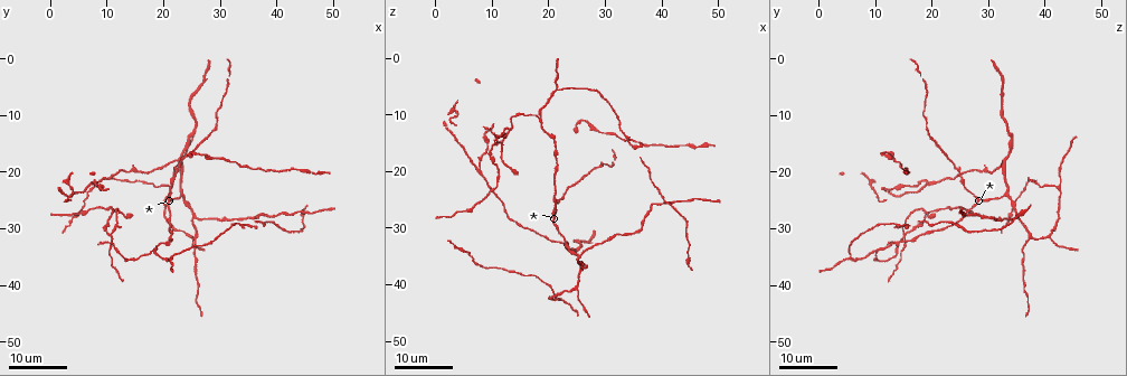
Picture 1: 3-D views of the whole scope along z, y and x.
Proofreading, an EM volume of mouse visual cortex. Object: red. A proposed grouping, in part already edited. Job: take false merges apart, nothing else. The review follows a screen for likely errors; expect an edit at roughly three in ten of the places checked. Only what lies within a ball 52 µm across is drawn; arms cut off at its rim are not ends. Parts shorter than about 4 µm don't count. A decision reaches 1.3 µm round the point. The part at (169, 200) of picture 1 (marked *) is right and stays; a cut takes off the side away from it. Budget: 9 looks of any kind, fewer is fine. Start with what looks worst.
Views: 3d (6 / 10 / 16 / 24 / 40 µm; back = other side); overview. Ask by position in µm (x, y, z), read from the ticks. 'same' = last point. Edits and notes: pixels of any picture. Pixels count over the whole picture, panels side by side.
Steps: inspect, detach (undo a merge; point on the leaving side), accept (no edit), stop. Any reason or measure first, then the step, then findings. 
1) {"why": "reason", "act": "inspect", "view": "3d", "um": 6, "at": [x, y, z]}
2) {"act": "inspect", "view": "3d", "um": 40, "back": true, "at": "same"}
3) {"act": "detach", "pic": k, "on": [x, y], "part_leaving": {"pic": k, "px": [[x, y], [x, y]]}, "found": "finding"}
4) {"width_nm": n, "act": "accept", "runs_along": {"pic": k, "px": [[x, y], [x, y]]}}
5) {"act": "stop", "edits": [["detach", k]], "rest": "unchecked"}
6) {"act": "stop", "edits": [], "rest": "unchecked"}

{"why": "four-way junction", "act": "inspect", "view": "3d", "um": 24, "at": [10.5, 31.5, 15.0]}

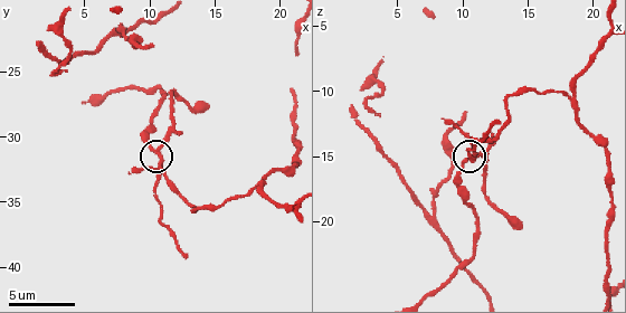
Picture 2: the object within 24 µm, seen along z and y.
{"act": "inspect", "view": "3d", "um": 6, "at": "same"}

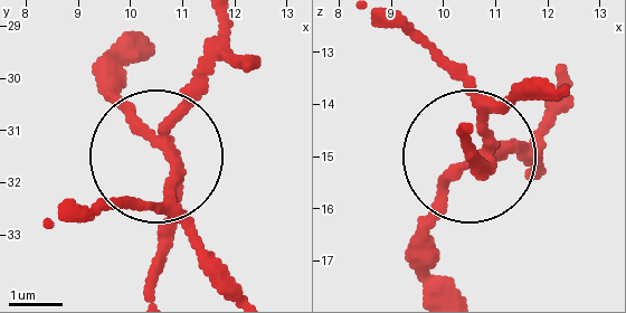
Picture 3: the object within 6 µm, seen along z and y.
{"side_arm_um": 11, "act": "detach", "pic": 3, "on": [199, 78], "part_leaving": {"pic": 3, "px": [[169, 151], [218, 21]]}, "found": "two neurons meet here"}

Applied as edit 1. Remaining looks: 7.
{"act": "inspect", "view": "overview"}

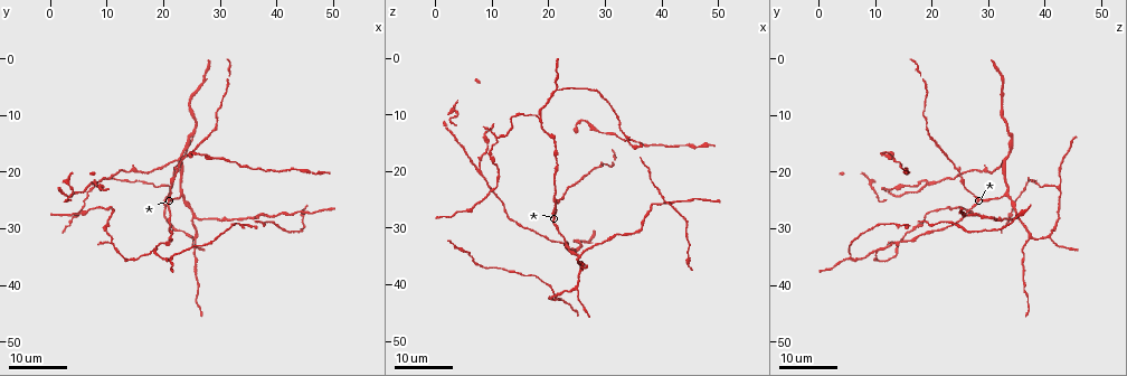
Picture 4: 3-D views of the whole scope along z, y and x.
{"why": "three-way junction", "act": "inspect", "view": "3d", "um": 24, "at": [39.5, 28.0, 26.0]}

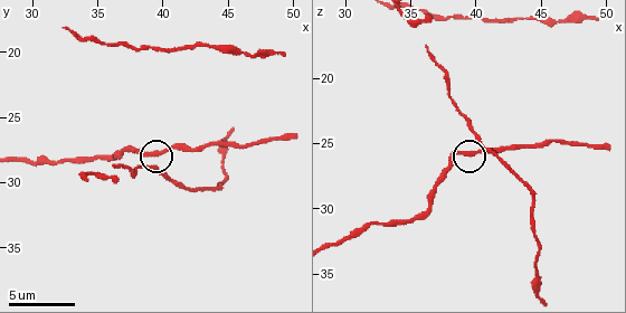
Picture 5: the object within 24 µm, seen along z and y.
{"why": "zoom in", "act": "inspect", "view": "3d", "um": 6, "at": [39.8, 27.6, 26.0]}

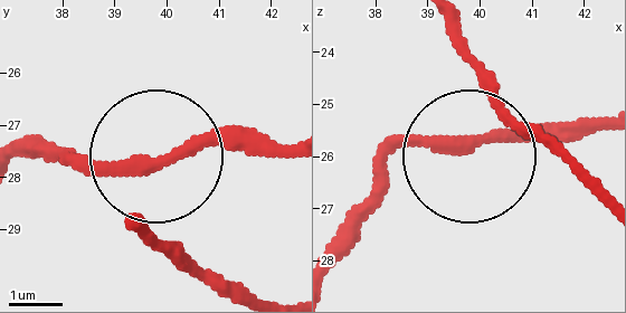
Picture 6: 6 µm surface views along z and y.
{"arms": 3, "act": "accept", "runs_along": {"pic": 6, "px": [[25, 159], [283, 145]]}, "found": "all the same neuron"}

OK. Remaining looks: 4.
{"why": "three-way junction", "act": "inspect", "view": "3d", "um": 6, "at": [18.0, 34.2, 10.2]}

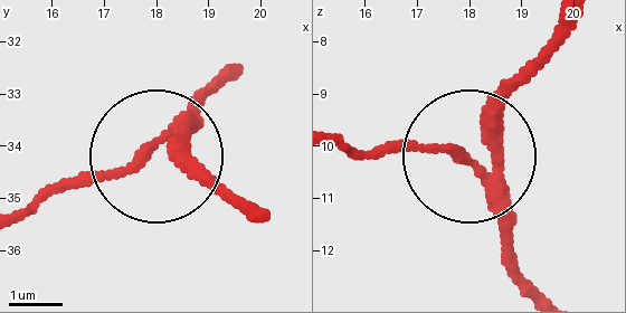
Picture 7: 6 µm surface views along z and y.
{"width_nm": 200, "act": "accept", "runs_along": {"pic": 7, "px": [[532, 285], [470, 151], [567, 36]]}, "found": "one neuron here"}

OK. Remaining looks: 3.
{"why": "branch point", "act": "inspect", "view": "3d", "um": 16, "at": [25.0, 31.5, 40.5]}

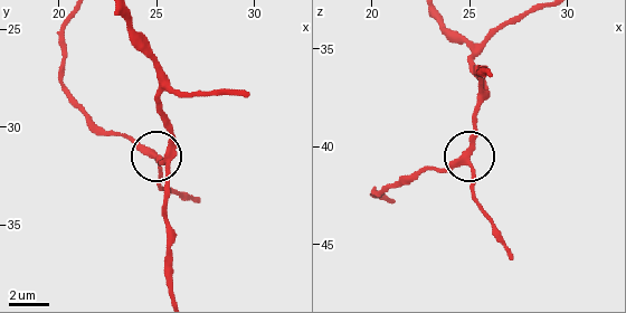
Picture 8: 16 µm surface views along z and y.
{"why": "closer look", "act": "inspect", "view": "3d", "um": 10, "at": [24.7, 31.4, 40.8]}

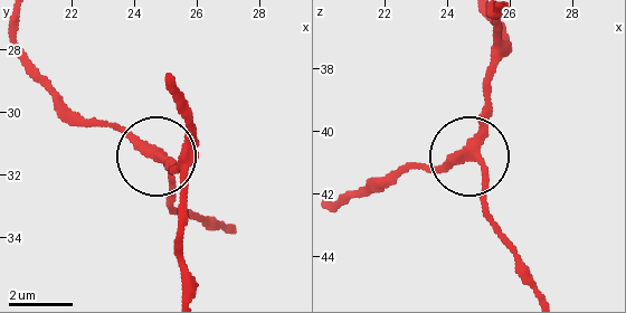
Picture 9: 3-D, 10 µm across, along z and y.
{"width_nm": 280, "act": "accept", "found": "continuous, no second neuron"}

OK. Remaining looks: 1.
{"act": "stop", "edits": [["detach", 3]], "rest": "unchecked"}

